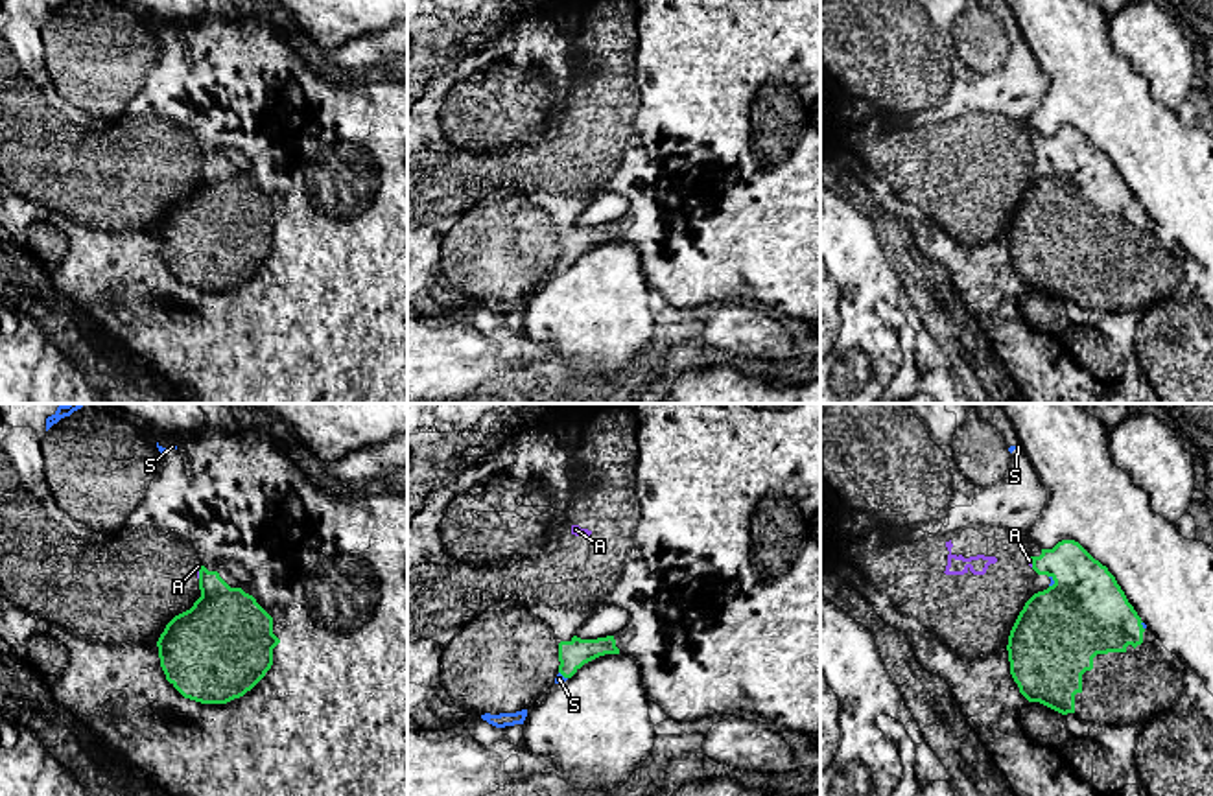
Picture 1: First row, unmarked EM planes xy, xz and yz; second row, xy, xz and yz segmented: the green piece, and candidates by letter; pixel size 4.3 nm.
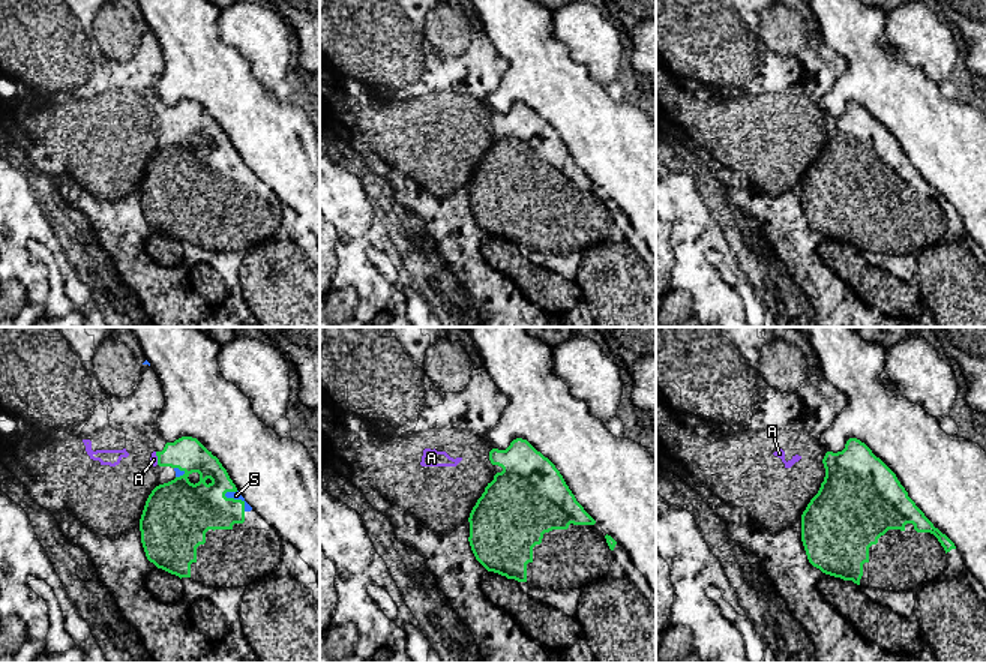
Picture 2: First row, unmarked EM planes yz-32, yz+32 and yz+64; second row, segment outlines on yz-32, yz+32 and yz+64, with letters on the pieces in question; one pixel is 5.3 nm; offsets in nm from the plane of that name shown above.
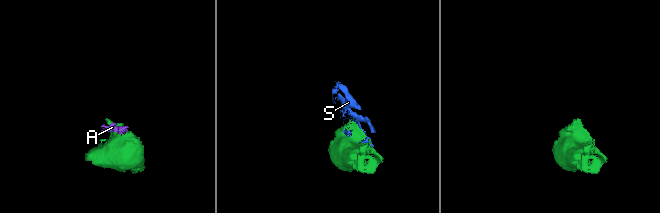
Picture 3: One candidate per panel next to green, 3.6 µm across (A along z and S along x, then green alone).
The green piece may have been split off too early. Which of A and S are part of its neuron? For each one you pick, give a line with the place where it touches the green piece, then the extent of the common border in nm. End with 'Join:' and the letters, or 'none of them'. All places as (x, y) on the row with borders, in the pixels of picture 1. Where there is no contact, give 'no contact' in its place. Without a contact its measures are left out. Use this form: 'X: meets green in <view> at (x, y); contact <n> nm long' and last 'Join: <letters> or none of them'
A: meets green in xy at (200, 572); contact 60 nm long
S: meets green in yz at (1053, 579); contact 60 nm long
Join: A, S

